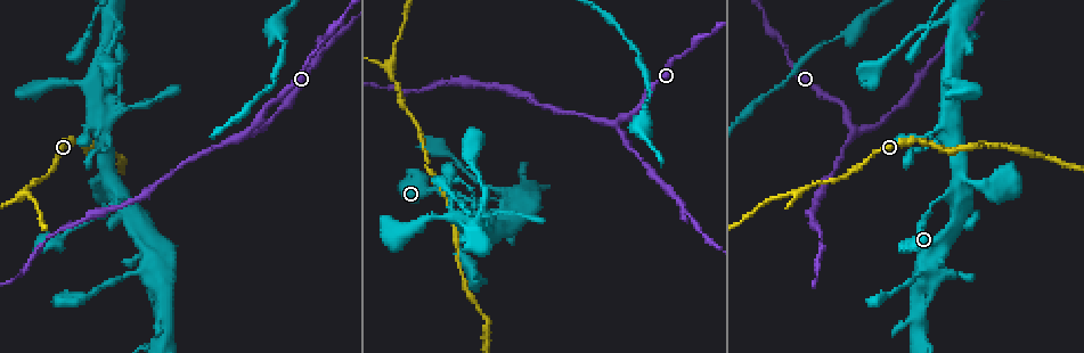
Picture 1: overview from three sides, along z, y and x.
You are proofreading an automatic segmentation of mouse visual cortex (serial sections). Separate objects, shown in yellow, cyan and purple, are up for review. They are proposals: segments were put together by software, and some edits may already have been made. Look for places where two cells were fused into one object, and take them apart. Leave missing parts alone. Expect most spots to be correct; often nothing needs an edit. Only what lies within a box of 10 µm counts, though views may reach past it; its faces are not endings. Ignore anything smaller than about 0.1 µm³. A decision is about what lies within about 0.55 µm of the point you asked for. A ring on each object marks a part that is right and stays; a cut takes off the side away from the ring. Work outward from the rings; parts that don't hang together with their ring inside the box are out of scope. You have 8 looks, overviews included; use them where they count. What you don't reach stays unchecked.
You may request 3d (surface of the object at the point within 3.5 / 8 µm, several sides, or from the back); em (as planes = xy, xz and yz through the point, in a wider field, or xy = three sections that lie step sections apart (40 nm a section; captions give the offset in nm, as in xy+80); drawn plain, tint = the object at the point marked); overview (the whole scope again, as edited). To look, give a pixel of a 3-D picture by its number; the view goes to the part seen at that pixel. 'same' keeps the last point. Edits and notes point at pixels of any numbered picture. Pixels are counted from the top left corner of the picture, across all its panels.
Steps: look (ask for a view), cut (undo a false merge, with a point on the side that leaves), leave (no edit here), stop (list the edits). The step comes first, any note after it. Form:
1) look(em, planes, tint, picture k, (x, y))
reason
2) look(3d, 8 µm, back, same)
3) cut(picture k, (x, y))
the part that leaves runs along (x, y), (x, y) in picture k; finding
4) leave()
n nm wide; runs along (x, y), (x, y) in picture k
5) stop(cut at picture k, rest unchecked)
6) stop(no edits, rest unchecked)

look(3d, 3.5 µm, back, picture 1, (854, 130))
branch point

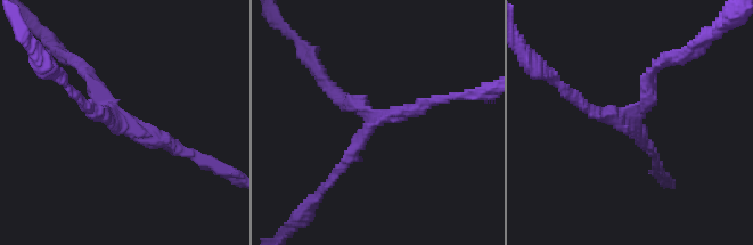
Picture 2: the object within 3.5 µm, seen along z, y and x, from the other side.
look(em, planes, tint, picture 2, (633, 116))
3 arms; arms of 150, 200, 200 nm

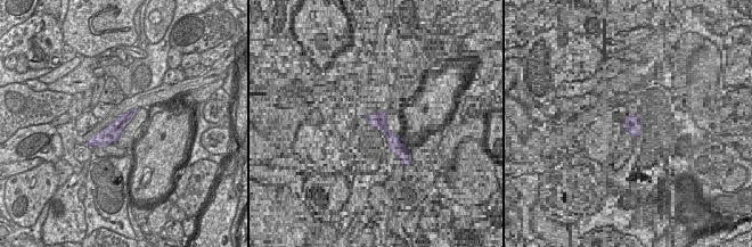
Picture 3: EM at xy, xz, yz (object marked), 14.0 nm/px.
leave()
240 nm wide; runs along (132, 112), (107, 136), (92, 142) in picture 3; all the same cell

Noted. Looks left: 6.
look(3d, 3.5 µm, picture 1, (952, 190))
two arms in line, one across

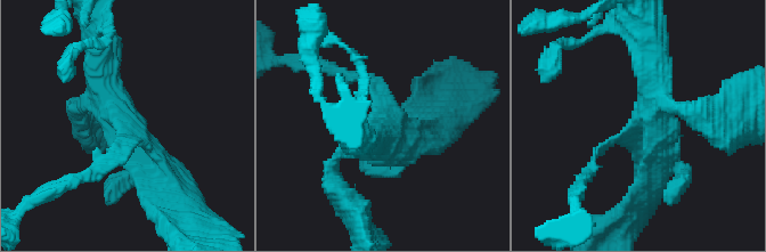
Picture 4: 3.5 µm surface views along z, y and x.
leave()
3 arms; runs along (592, 167), (601, 148), (656, 107), (653, 62) in picture 4; continuous, no second cell

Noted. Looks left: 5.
look(3d, 3.5 µm, picture 1, (954, 21))
four arms meet

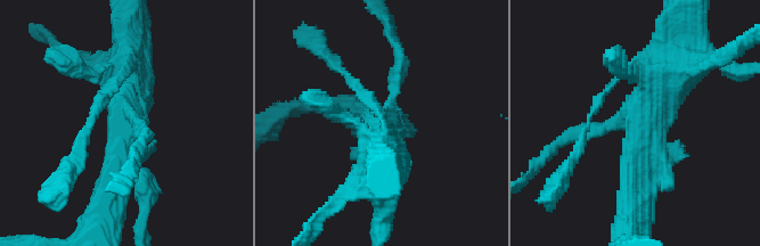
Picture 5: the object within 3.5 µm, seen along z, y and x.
look(em, xy, step 5, plain, picture 5, (643, 128))

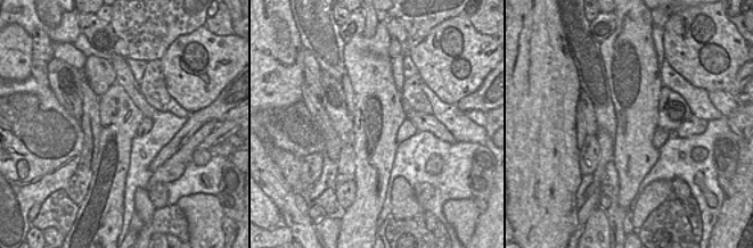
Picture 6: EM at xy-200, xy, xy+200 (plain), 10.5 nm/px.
look(em, xy, step 5, tint, same)
with the object marked

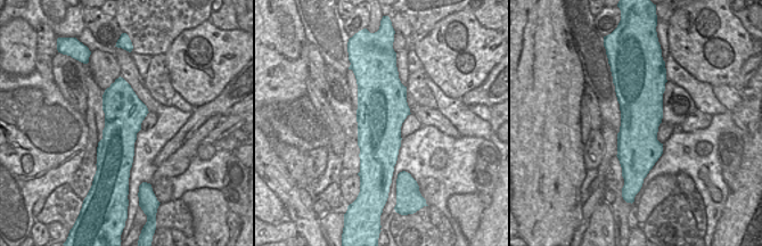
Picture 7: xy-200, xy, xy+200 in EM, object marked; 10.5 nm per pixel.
leave()
runs along (636, 201), (636, 120), (577, 133) in picture 5; all the same cell

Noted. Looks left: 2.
stop(no edits, rest unchecked)

